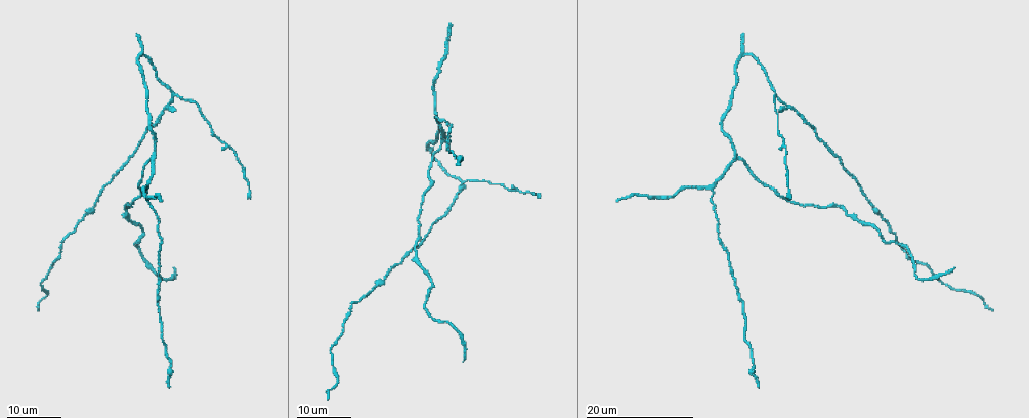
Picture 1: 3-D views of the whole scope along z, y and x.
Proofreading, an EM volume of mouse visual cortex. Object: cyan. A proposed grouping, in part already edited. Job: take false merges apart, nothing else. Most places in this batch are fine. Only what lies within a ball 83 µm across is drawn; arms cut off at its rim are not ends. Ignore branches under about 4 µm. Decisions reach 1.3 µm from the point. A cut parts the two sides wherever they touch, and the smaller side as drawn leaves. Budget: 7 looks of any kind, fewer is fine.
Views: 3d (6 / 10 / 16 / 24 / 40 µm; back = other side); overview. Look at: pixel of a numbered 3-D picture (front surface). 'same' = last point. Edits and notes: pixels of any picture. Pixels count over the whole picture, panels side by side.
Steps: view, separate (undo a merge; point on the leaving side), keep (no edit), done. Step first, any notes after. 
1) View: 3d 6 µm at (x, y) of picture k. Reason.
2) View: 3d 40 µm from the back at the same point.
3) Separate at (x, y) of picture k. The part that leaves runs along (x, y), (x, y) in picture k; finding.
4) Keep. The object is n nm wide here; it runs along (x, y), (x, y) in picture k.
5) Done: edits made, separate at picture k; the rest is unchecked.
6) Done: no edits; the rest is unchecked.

View: 3d 24 µm at (708, 186) of picture 1. Three arms meet.

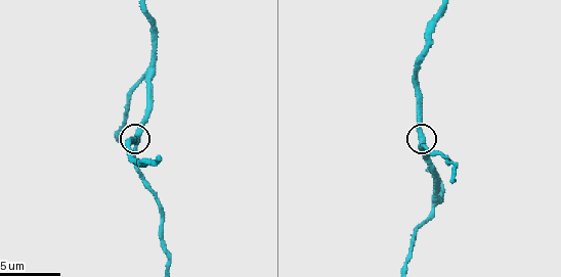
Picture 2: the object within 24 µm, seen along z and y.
View: 3d 6 µm at the same point. Zoom in.

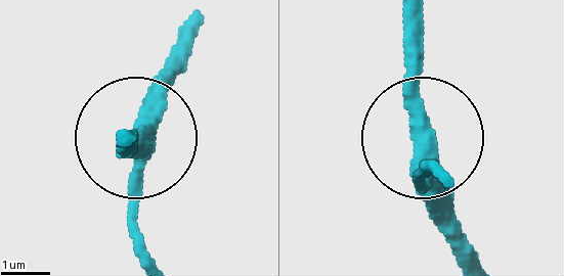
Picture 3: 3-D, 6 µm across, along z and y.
Keep. It runs along (189, 37), (165, 98), (133, 135) in picture 3; all the same cell.

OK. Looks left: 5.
View: 3d 16 µm at (416, 256) of picture 1. Sudden change in width.

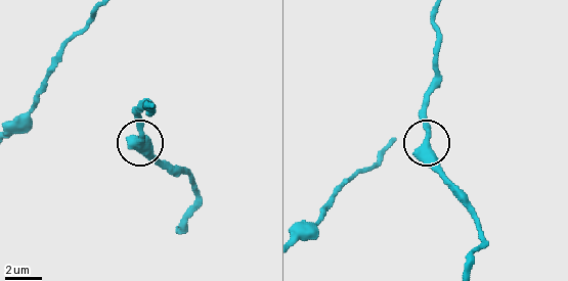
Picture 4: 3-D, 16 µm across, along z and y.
View: 3d 10 µm at (429, 139) of picture 4.

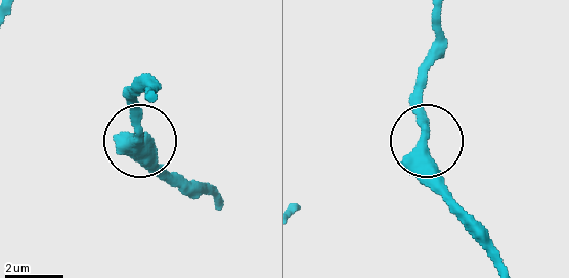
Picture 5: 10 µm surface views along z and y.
Keep. It runs along (441, 19), (420, 122), (427, 173), (441, 199) in picture 5; continuous, no second cell.

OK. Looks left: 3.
View: 3d 16 µm at (464, 181) of picture 1. Three-way junction.

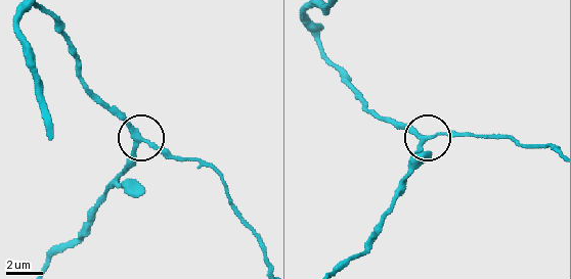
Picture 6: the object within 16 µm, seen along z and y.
View: 3d 6 µm at (423, 141) of picture 6.

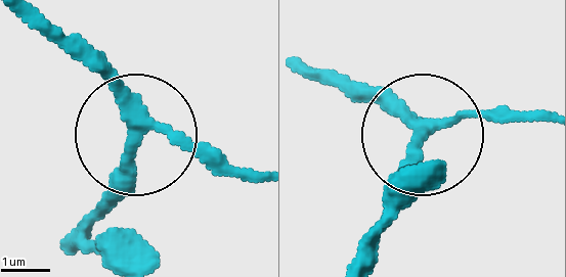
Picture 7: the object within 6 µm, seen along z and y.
View: 3d 6 µm from the back at (429, 129) of picture 7.

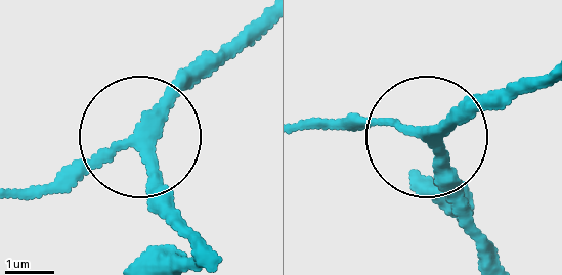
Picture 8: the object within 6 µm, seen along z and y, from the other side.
Keep. The object is 220 nm wide here; all the same cell.

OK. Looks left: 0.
Done: no edits; the rest is unchecked.

